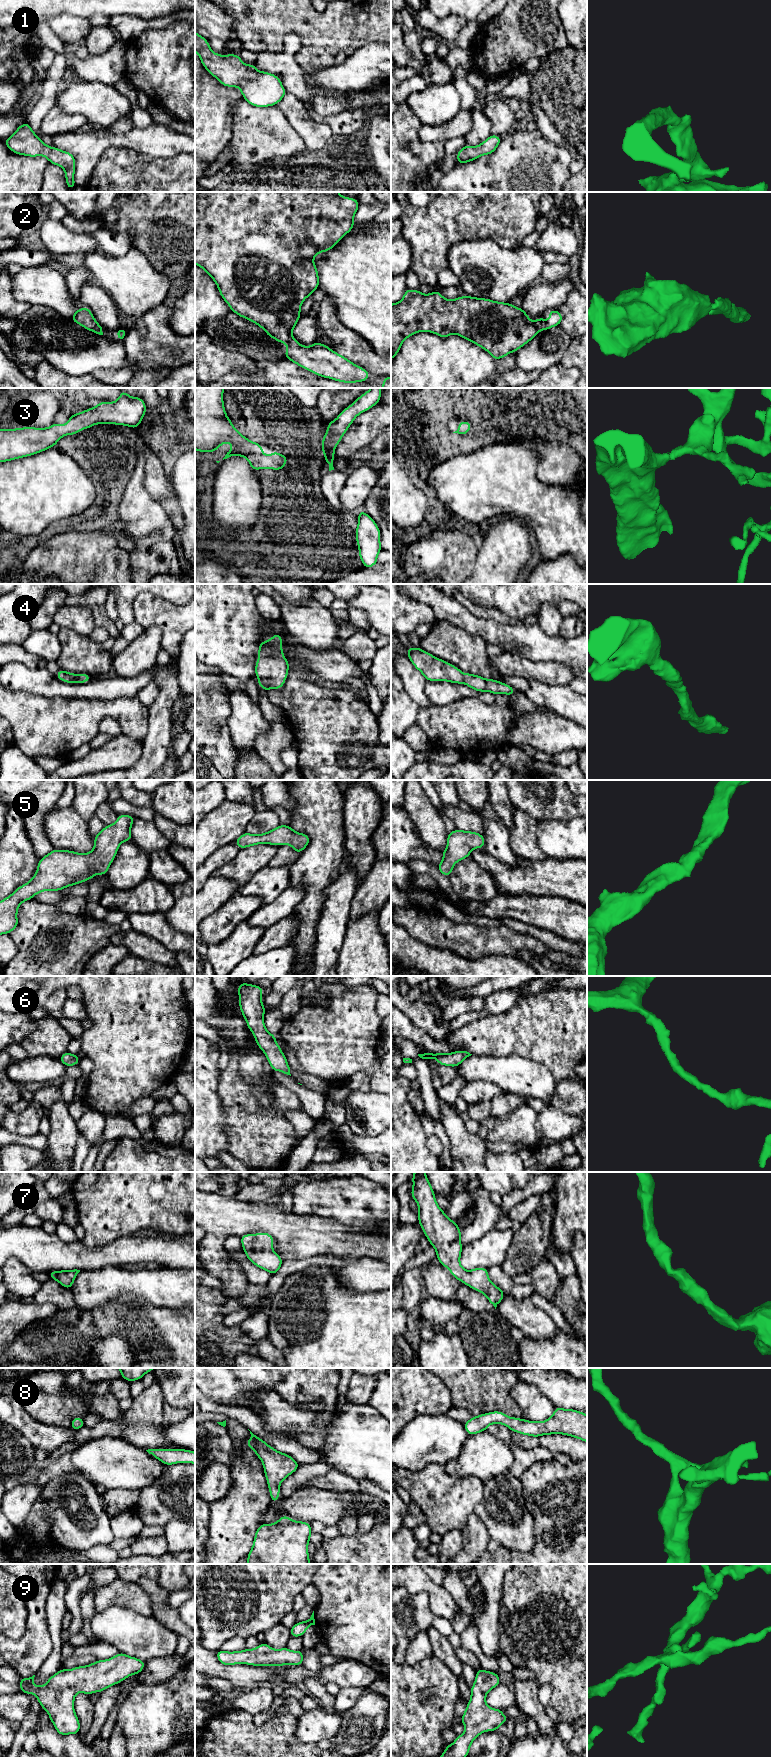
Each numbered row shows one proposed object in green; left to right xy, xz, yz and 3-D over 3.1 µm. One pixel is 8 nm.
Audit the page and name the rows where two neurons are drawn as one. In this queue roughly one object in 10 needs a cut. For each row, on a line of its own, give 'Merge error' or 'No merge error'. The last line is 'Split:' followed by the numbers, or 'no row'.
1: No merge error
2: No merge error
3: No merge error
4: No merge error
5: No merge error
6: No merge error
7: No merge error
8: No merge error
9: No merge error
Split: no row

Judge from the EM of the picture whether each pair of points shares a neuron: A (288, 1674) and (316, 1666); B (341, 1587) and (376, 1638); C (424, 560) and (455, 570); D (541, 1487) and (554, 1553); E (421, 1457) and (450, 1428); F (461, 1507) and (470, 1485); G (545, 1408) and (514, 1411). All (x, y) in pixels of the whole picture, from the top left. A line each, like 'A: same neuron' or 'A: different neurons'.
A: different neurons
B: same neuron
C: same neuron
D: same neuron
E: same neuron
F: same neuron
G: different neurons

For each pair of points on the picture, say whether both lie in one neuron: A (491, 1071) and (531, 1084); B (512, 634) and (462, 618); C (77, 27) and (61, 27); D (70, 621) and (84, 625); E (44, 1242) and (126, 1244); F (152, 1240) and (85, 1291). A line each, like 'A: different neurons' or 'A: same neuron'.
A: same neuron
B: same neuron
C: same neuron
D: same neuron
E: same neuron
F: different neurons

